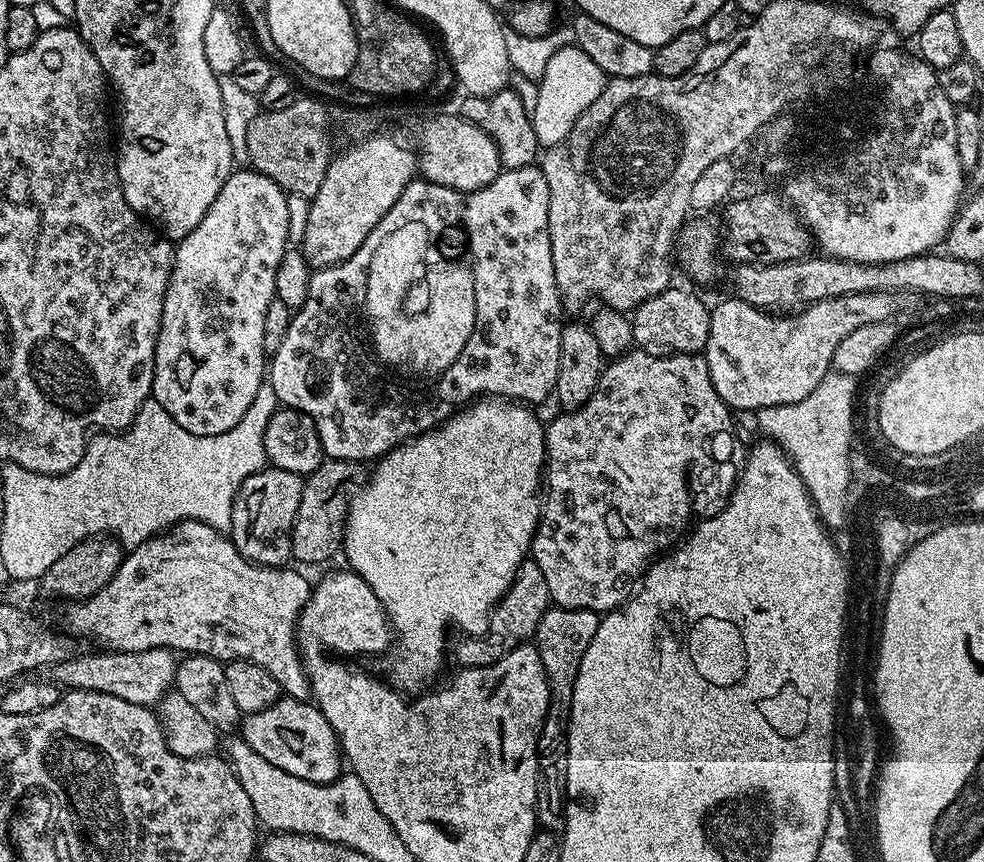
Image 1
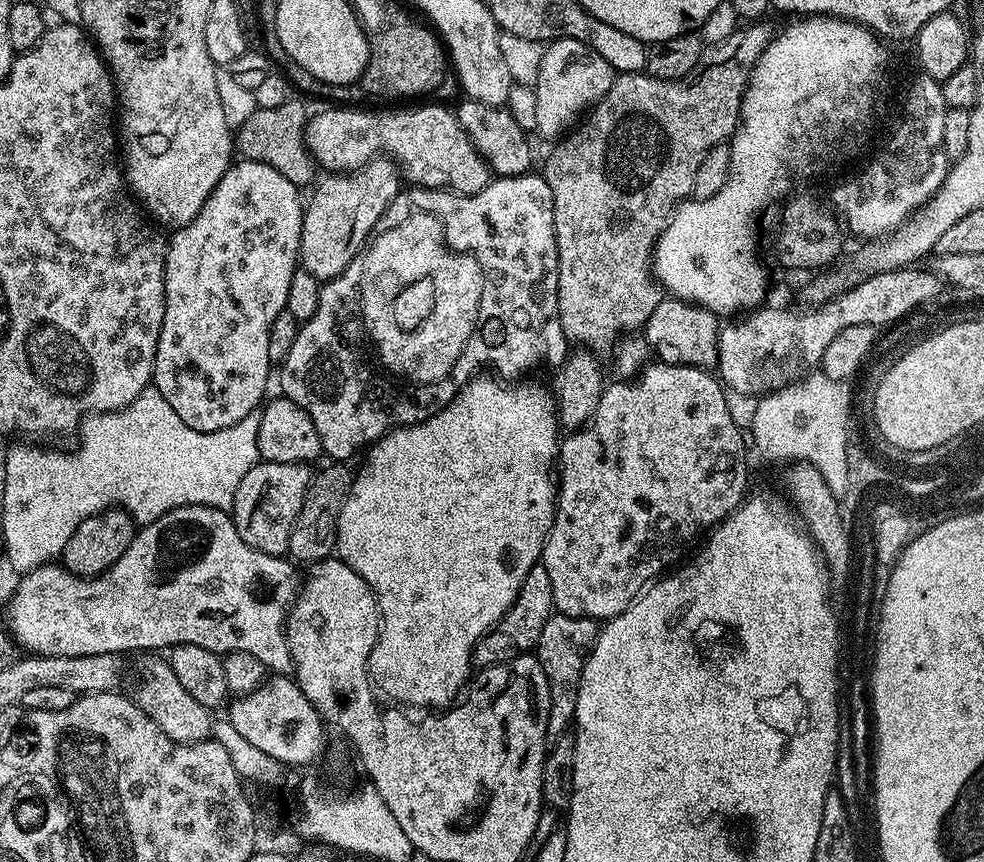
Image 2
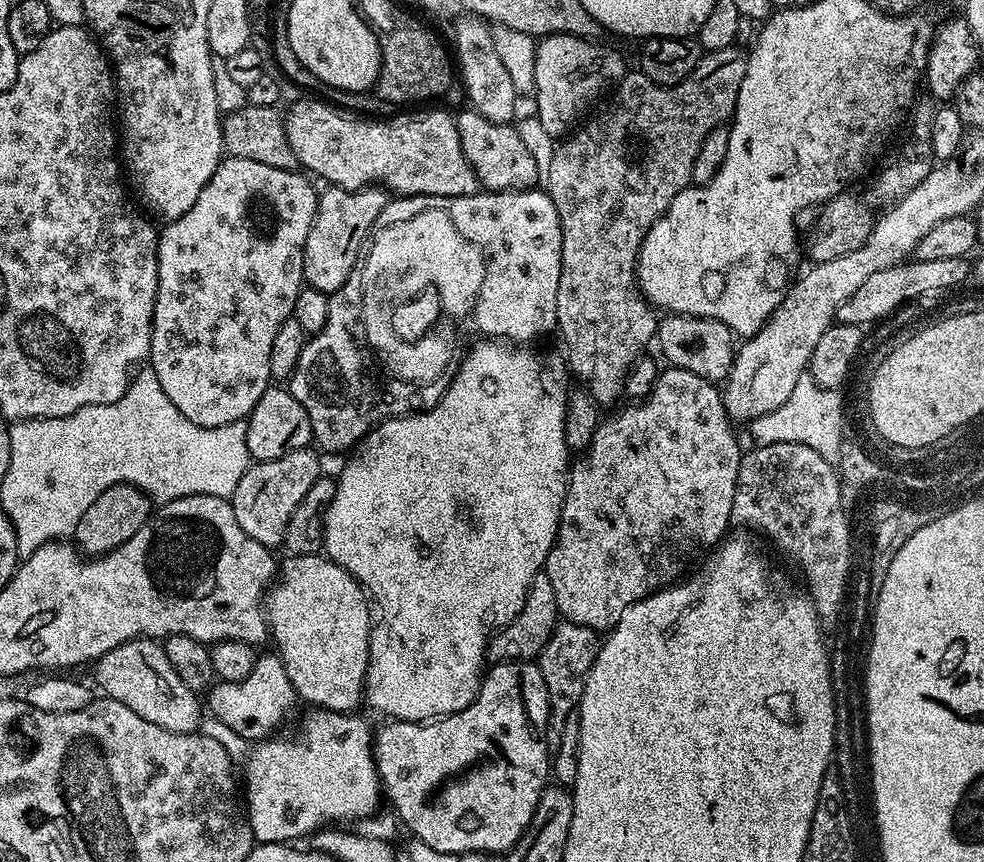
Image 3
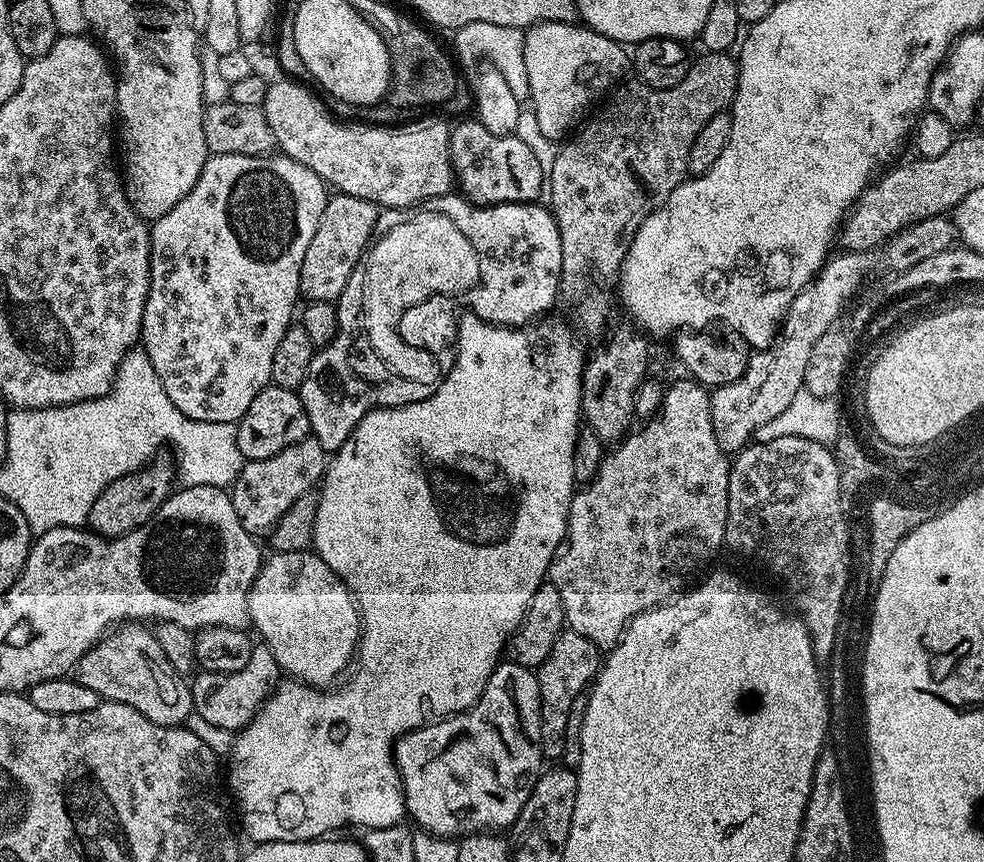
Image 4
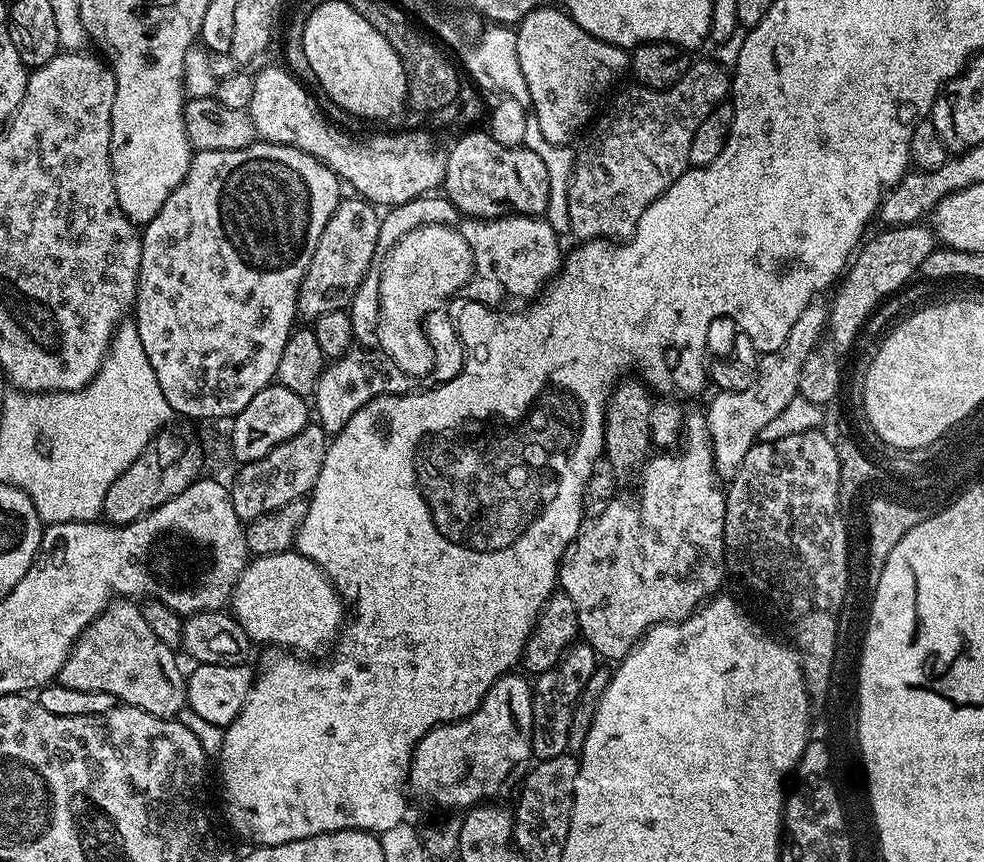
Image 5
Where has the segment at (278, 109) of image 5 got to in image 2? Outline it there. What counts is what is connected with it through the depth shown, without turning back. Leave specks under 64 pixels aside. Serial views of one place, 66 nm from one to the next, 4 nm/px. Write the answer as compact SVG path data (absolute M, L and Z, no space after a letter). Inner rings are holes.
M440 102L425 108L396 106L393 112L363 112L360 106L324 106L304 127L308 152L329 173L353 172L380 157L391 158L403 179L418 188L447 190L462 196L478 194L490 182L487 162L458 122L455 111Z

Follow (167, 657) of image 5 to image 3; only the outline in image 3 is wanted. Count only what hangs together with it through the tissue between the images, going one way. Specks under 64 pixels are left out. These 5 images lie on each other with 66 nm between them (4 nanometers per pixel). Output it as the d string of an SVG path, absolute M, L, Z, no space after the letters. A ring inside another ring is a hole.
M152 638L131 640L95 661L96 680L105 697L122 702L122 706L130 706L138 718L146 718L146 722L154 722L154 726L162 726L162 730L171 732L194 732L200 727L202 719L202 700L192 692L178 674L174 674L174 666L170 666L170 658L166 658L163 643Z

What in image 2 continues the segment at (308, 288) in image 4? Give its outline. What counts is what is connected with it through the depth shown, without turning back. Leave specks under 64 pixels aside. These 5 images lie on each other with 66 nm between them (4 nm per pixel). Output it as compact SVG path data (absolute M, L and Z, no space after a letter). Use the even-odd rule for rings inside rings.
M377 158L353 172L321 175L312 190L304 210L298 264L303 271L323 282L342 274L342 270L356 260L382 214L402 190L402 173L391 159Z

